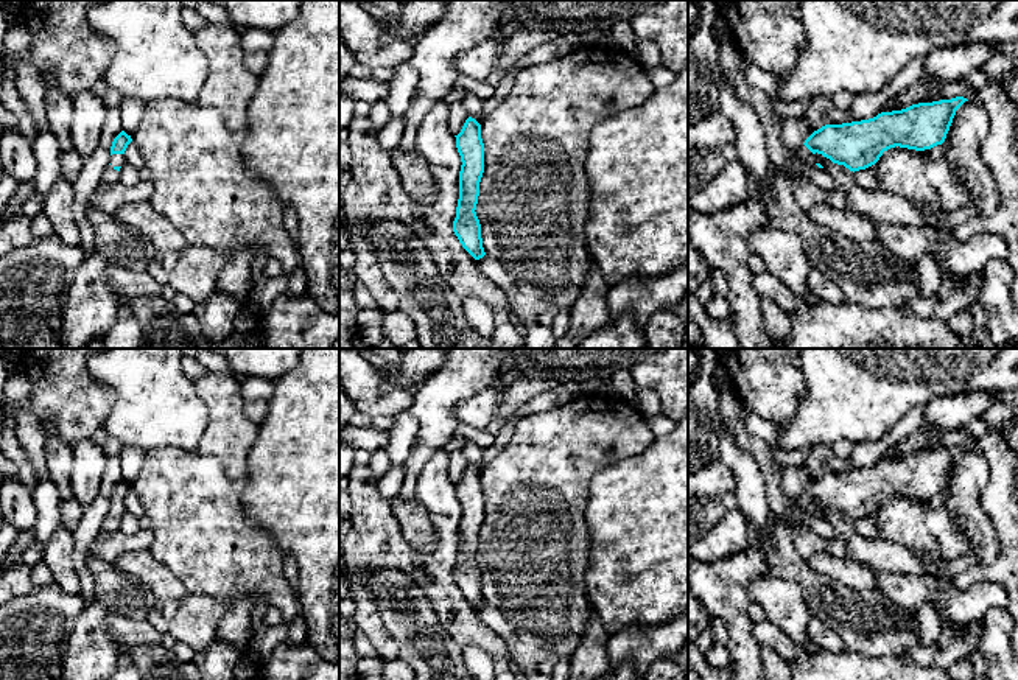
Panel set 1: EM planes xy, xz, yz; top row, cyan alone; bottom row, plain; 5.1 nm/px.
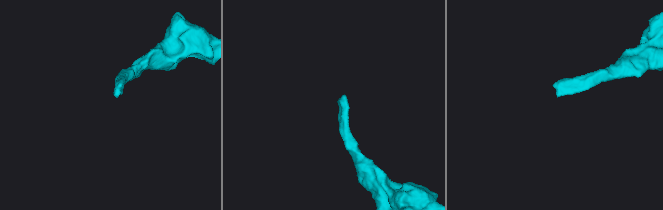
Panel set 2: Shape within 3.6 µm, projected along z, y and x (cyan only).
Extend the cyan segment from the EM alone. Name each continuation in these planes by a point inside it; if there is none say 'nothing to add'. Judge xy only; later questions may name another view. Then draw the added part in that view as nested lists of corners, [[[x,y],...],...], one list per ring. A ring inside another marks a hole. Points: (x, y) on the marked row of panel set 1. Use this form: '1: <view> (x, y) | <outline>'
1: xy (109, 176) | [[[112,154],[111,163],[107,165],[107,168],[103,171],[100,177],[101,184],[114,185],[120,182],[120,171],[117,171],[115,168],[123,165],[125,165],[123,154]]]

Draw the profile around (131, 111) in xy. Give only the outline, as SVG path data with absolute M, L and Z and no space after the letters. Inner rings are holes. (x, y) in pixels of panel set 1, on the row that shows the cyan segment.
M123 96L118 110L120 110L123 131L132 137L132 134L135 132L137 126L143 118L143 110L145 110L143 101L132 96Z

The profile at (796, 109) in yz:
M777 96L771 98L772 109L783 118L802 118L805 117L809 104L813 103L813 98L792 101L792 103L783 103Z

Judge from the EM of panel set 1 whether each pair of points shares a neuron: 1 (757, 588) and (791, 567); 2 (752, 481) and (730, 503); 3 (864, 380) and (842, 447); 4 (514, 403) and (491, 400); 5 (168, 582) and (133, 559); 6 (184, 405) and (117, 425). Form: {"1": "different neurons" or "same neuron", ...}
{"1": "different neurons", "2": "different neurons", "3": "different neurons", "4": "different neurons", "5": "same neuron", "6": "same neuron"}

